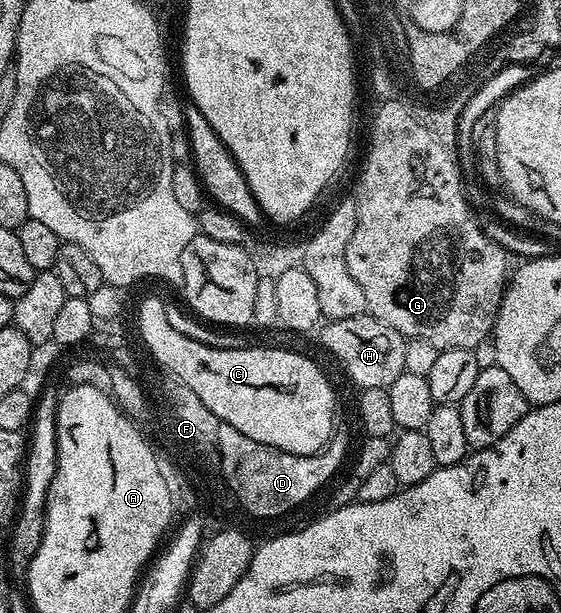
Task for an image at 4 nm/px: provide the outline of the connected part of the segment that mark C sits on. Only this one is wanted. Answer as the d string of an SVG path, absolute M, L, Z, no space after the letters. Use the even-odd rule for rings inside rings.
M143 301L139 305L139 322L137 329L142 331L144 335L151 341L151 350L160 357L171 369L175 369L175 374L183 377L183 382L193 387L193 391L197 394L198 399L216 416L216 418L229 427L237 427L237 431L241 431L241 435L249 435L249 439L257 439L257 443L265 443L274 449L280 449L286 453L293 455L305 455L312 457L314 453L322 452L324 446L329 442L331 434L336 432L335 425L335 393L331 390L331 385L327 382L327 377L310 361L307 357L302 357L299 351L289 348L268 348L250 347L244 349L214 349L213 346L206 346L205 343L199 343L196 339L187 338L185 335L177 331L176 328L169 325L169 320L163 315L163 301Z

